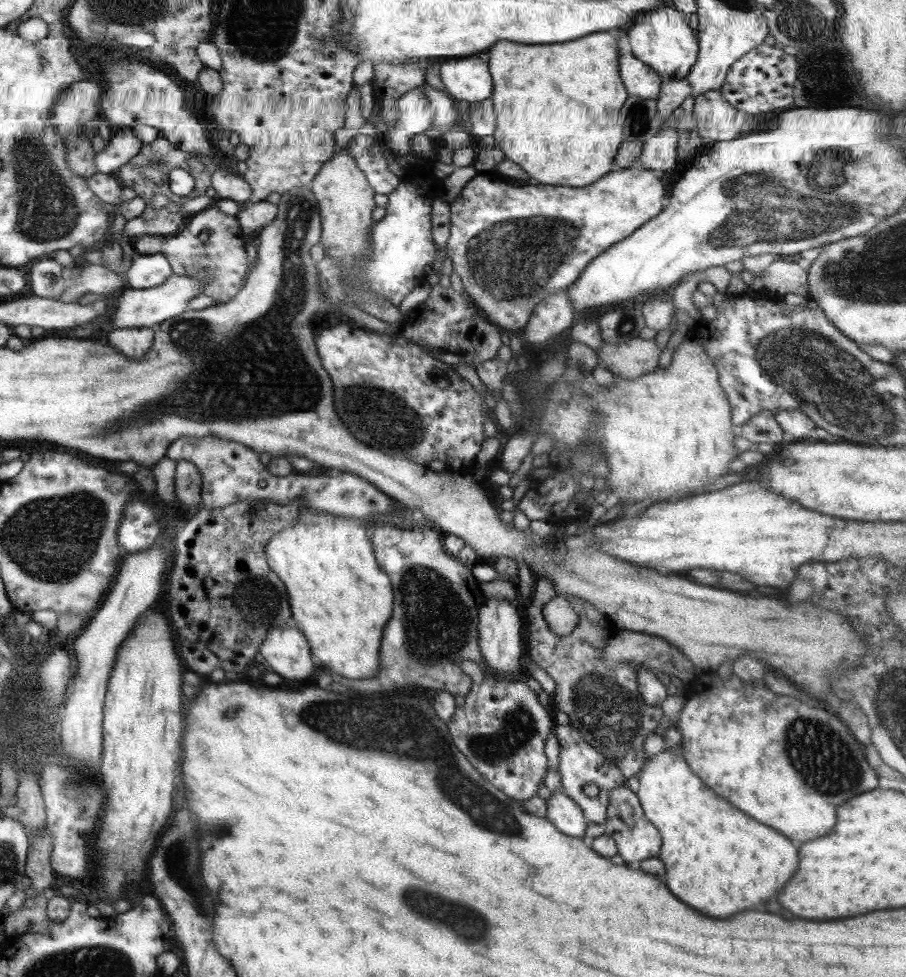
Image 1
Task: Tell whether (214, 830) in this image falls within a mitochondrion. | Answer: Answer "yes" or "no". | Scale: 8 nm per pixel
yes

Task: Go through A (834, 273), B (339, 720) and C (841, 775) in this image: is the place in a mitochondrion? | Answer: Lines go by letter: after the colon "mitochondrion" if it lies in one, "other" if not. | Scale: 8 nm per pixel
A: mitochondrion
B: mitochondrion
C: mitochondrion

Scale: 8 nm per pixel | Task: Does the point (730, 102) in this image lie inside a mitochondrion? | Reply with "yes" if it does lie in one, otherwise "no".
no

